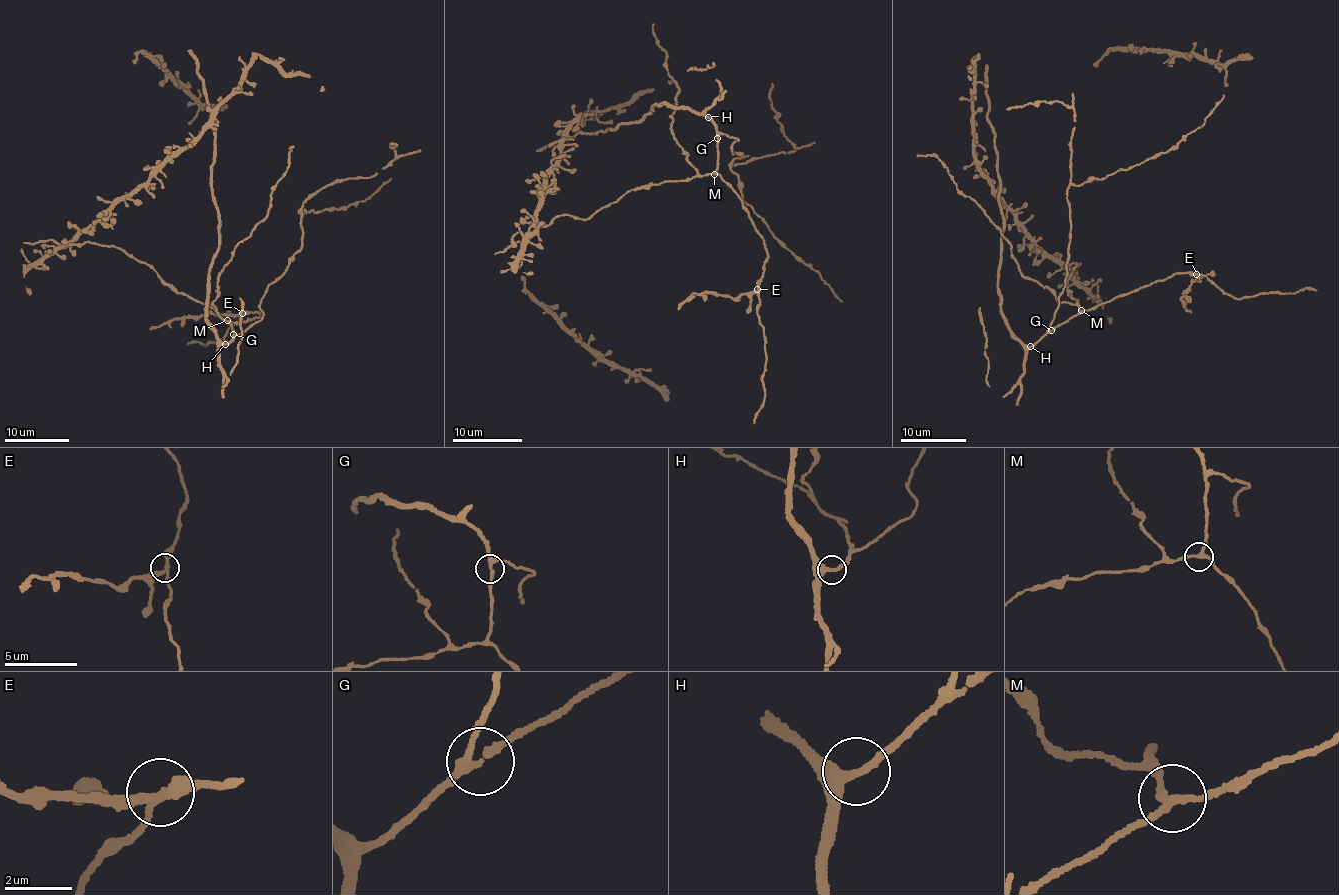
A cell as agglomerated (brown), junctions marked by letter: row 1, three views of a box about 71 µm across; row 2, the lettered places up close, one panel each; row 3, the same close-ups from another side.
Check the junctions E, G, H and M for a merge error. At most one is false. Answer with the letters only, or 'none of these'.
E

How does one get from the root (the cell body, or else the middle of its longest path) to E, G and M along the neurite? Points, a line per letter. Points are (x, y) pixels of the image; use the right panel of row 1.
E: (1030, 347), (1081, 311), (1176, 273), (1197, 273)
G: (1030, 347), (1051, 330)
M: (1030, 347), (1081, 310)

